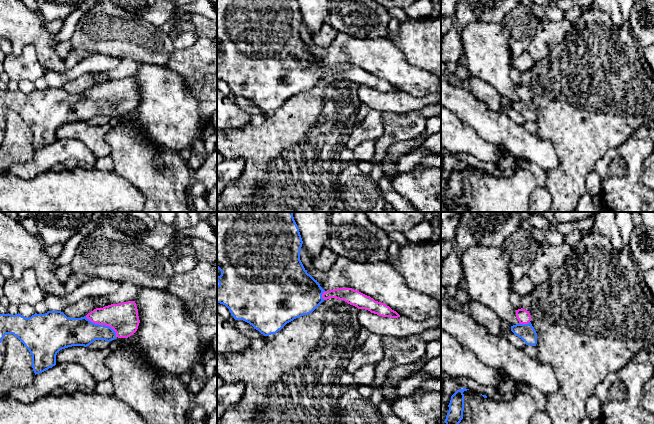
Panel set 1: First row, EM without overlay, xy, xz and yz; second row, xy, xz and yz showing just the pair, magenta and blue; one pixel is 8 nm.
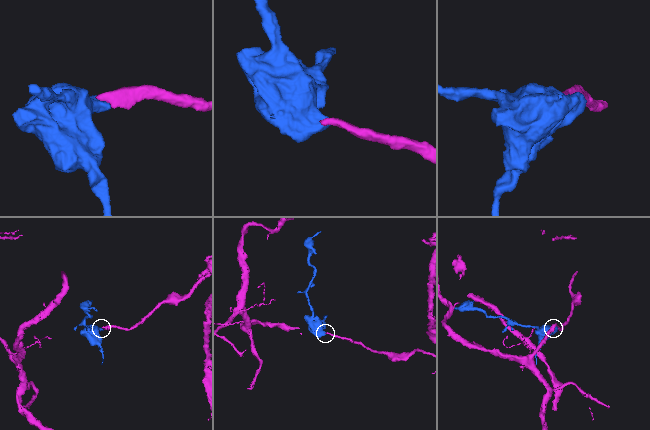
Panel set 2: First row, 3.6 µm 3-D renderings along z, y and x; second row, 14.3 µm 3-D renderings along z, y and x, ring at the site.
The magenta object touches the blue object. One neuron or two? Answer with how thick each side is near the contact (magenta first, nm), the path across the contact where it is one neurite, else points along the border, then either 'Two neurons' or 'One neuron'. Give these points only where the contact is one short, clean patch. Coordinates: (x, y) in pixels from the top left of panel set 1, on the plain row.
Thickness 240 nm (magenta) against 220 nm. Path across: xy (123, 94), (102, 100), (81, 107). One neuron

